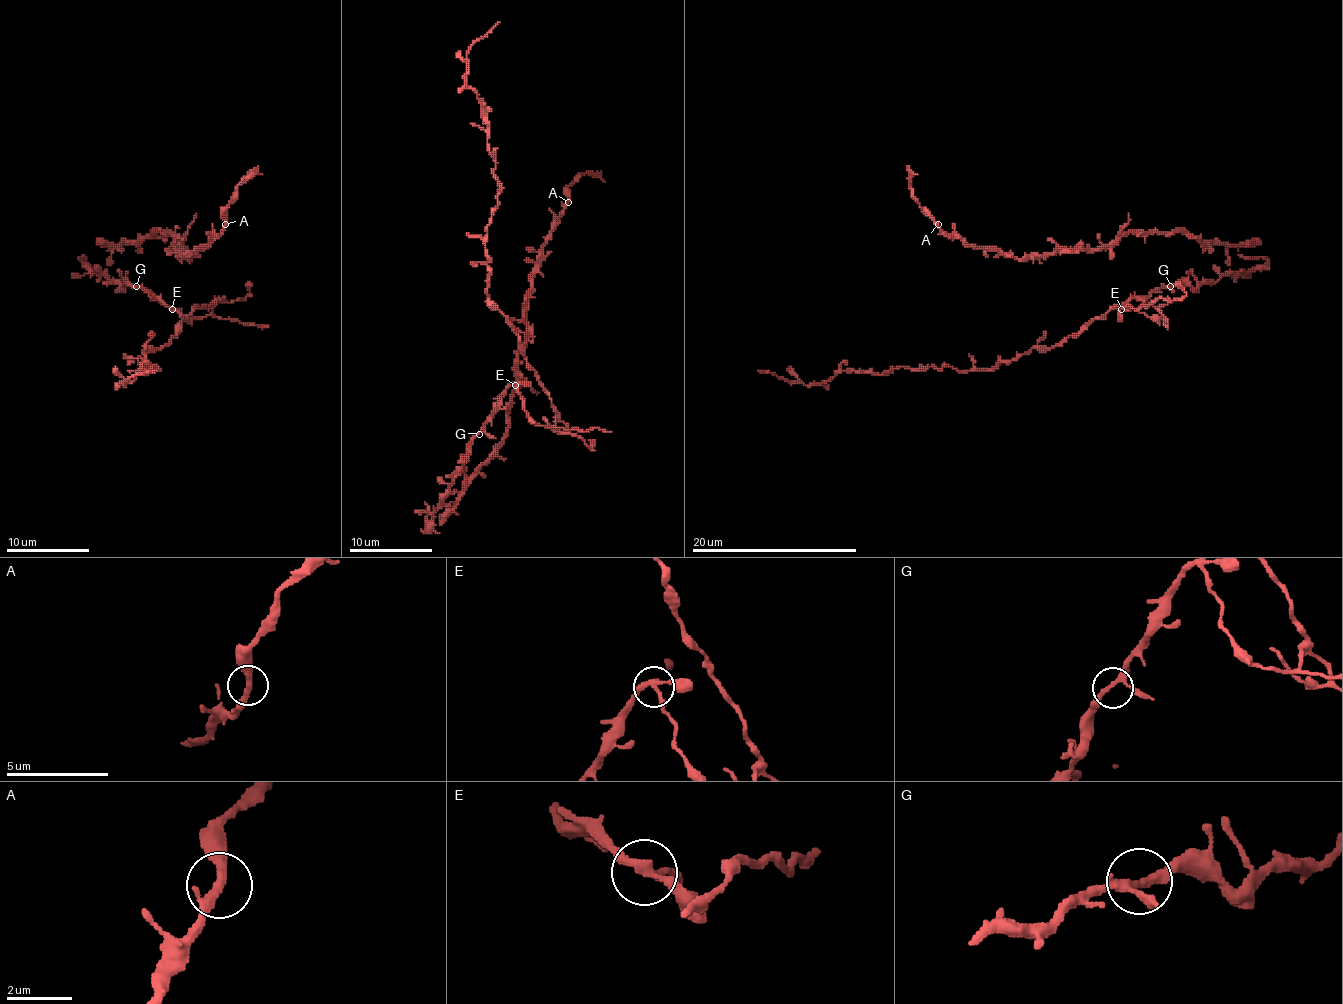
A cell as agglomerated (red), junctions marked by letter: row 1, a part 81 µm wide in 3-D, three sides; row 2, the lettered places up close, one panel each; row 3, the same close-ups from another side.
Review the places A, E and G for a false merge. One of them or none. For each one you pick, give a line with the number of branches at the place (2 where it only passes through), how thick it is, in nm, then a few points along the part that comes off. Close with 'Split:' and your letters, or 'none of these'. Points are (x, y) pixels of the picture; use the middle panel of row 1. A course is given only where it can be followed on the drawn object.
E: branches 3; calibre 220 nm; course (514, 384), (526, 413), (551, 427), (557, 411), (489, 299), (500, 181), (466, 68), (500, 22)
Split: E

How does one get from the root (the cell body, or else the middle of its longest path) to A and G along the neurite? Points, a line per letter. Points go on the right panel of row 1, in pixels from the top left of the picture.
A: (1130, 300), (1217, 282), (1228, 246), (1180, 232), (1130, 232), (1095, 249), (1015, 259), (938, 224)
G: (1130, 300), (1145, 298), (1159, 288), (1170, 286)

